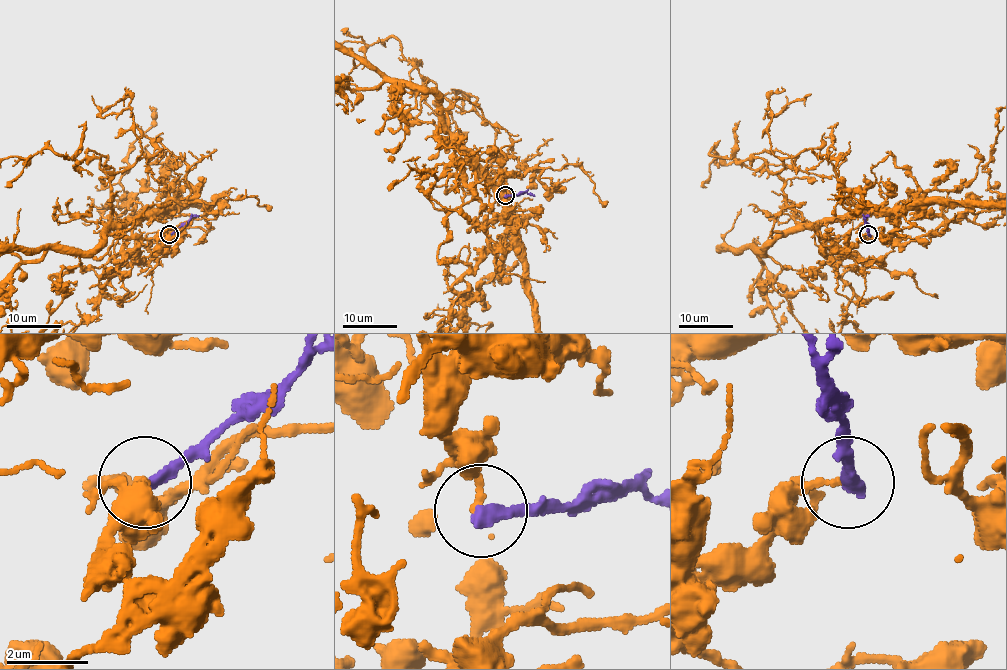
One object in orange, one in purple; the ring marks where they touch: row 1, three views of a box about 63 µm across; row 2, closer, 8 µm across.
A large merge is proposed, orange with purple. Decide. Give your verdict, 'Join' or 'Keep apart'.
Keep apart

